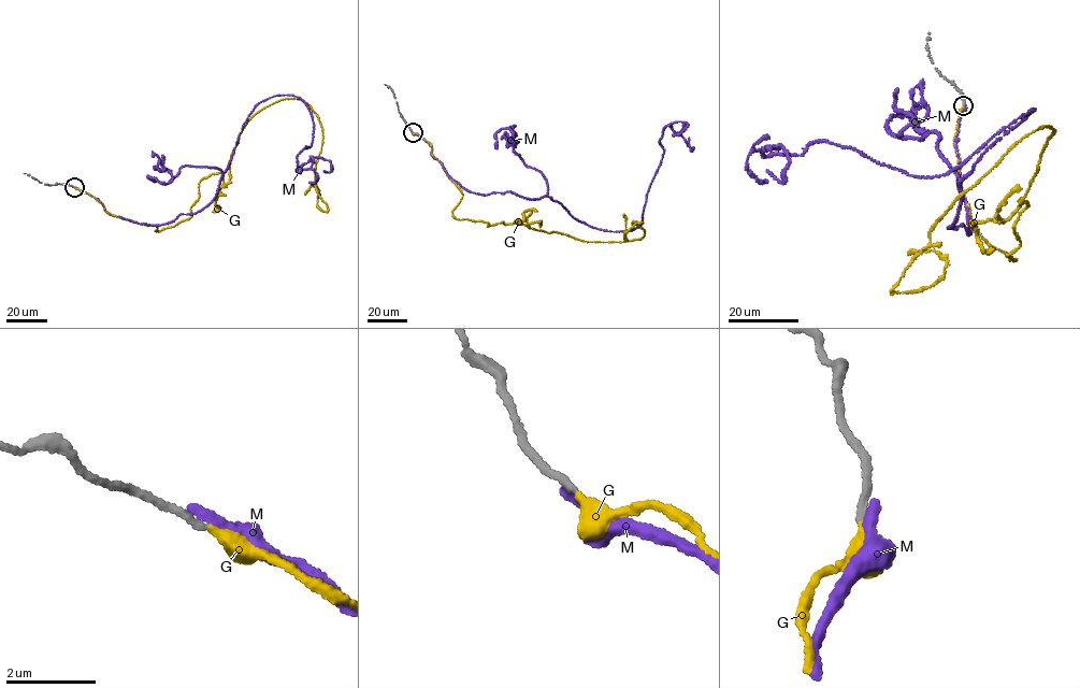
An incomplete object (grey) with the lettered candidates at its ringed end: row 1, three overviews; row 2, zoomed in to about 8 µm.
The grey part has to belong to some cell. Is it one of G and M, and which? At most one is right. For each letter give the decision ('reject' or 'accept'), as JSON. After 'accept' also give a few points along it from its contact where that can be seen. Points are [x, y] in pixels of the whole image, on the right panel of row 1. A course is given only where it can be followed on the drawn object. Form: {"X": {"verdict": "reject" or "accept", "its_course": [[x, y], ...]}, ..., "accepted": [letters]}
{"G": {"verdict": "accept", "its_course": [[963, 105], [958, 185], [1017, 259], [1049, 126], [891, 290], [945, 272], [908, 254]]}, "M": {"verdict": "reject"}, "accepted": ["G"]}

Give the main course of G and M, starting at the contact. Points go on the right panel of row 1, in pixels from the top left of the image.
G: (963, 105), (958, 185), (1017, 259), (1049, 126), (891, 290), (945, 272), (908, 254)
M: (964, 105), (968, 234), (960, 182), (1034, 109), (939, 175), (820, 140), (766, 170)

